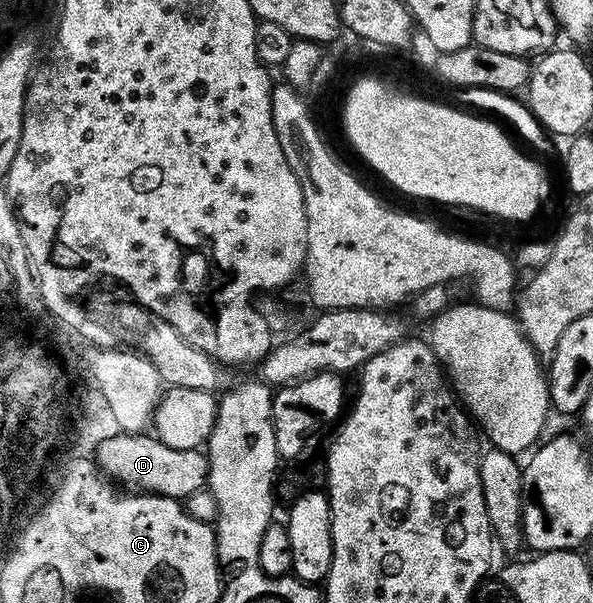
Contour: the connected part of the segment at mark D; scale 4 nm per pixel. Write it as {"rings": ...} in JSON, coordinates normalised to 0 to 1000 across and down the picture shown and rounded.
{"rings":[[[194,716],[185,728],[169,735],[155,751],[164,778],[187,801],[214,814],[273,819],[278,826],[312,829],[349,804],[347,755],[339,745],[283,743],[283,736],[268,733],[265,725],[248,720]]]}

